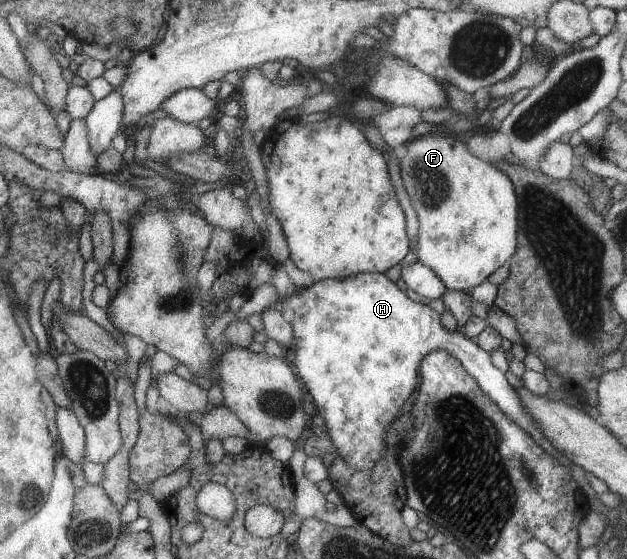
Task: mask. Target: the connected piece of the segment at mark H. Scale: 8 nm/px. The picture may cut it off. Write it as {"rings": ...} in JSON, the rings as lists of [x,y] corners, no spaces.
{"rings":[[[359,273],[342,279],[323,279],[297,291],[297,294],[303,304],[294,310],[291,322],[298,347],[294,365],[305,382],[317,414],[326,420],[329,436],[337,452],[352,469],[373,469],[382,460],[386,452],[387,428],[394,424],[403,402],[417,388],[415,378],[420,376],[420,368],[417,366],[429,353],[437,349],[448,351],[458,358],[464,369],[473,375],[478,385],[497,402],[500,409],[509,418],[512,416],[513,420],[523,425],[530,435],[540,430],[526,411],[516,390],[509,385],[505,373],[491,363],[490,352],[483,350],[474,339],[467,338],[457,330],[445,330],[441,326],[441,316],[434,309],[407,298],[407,294],[401,292],[397,284],[391,282],[384,273]]]}

